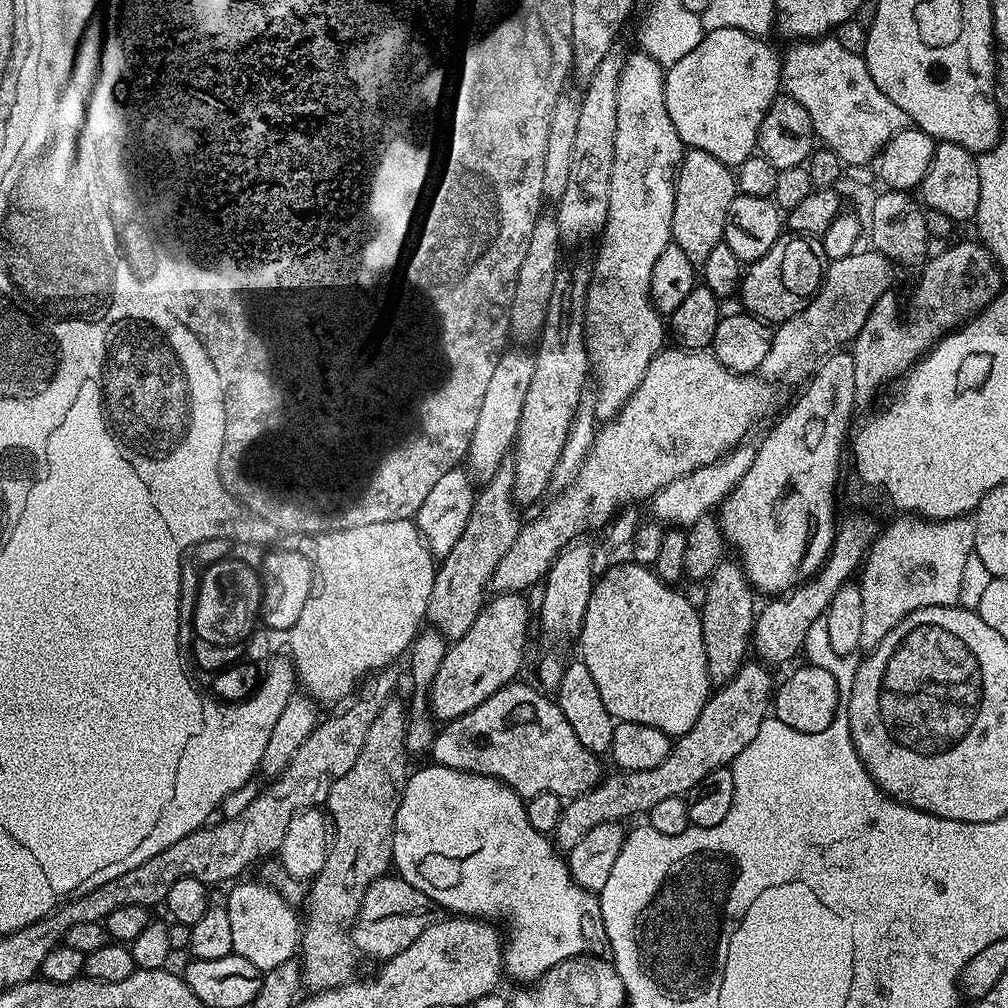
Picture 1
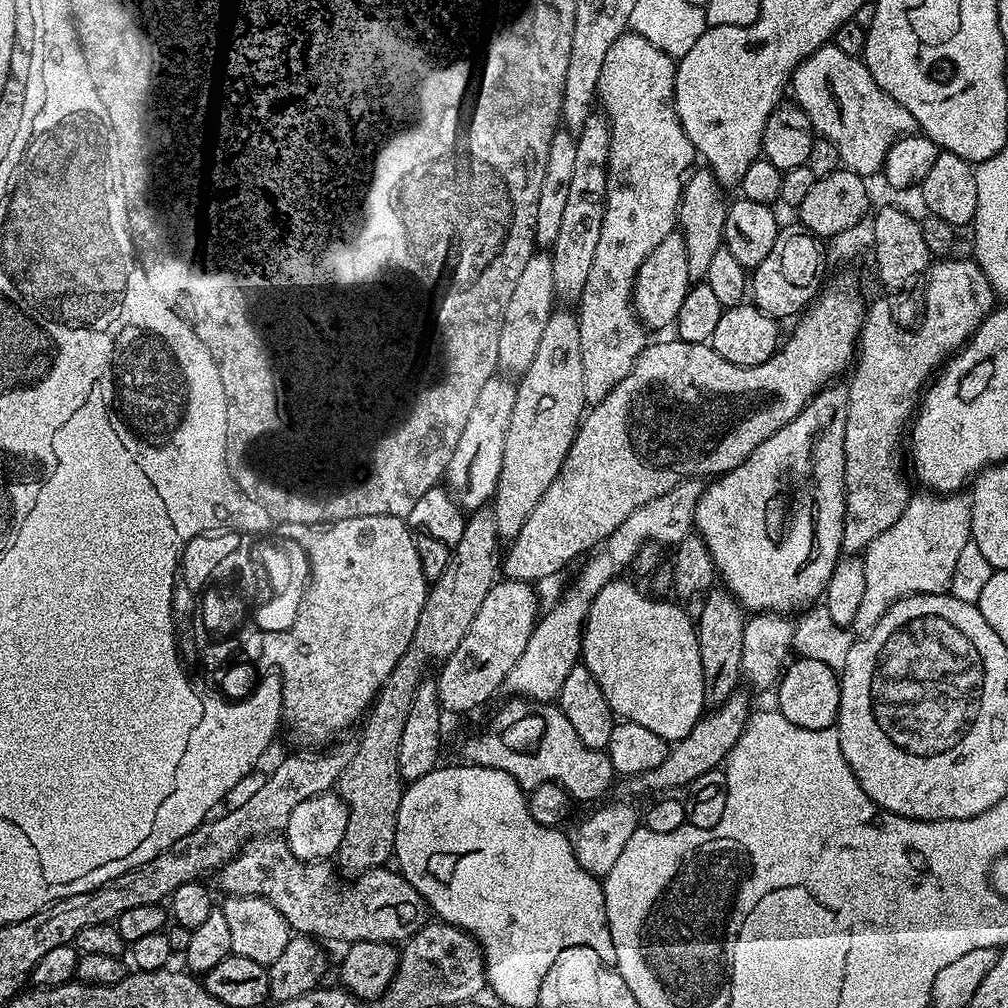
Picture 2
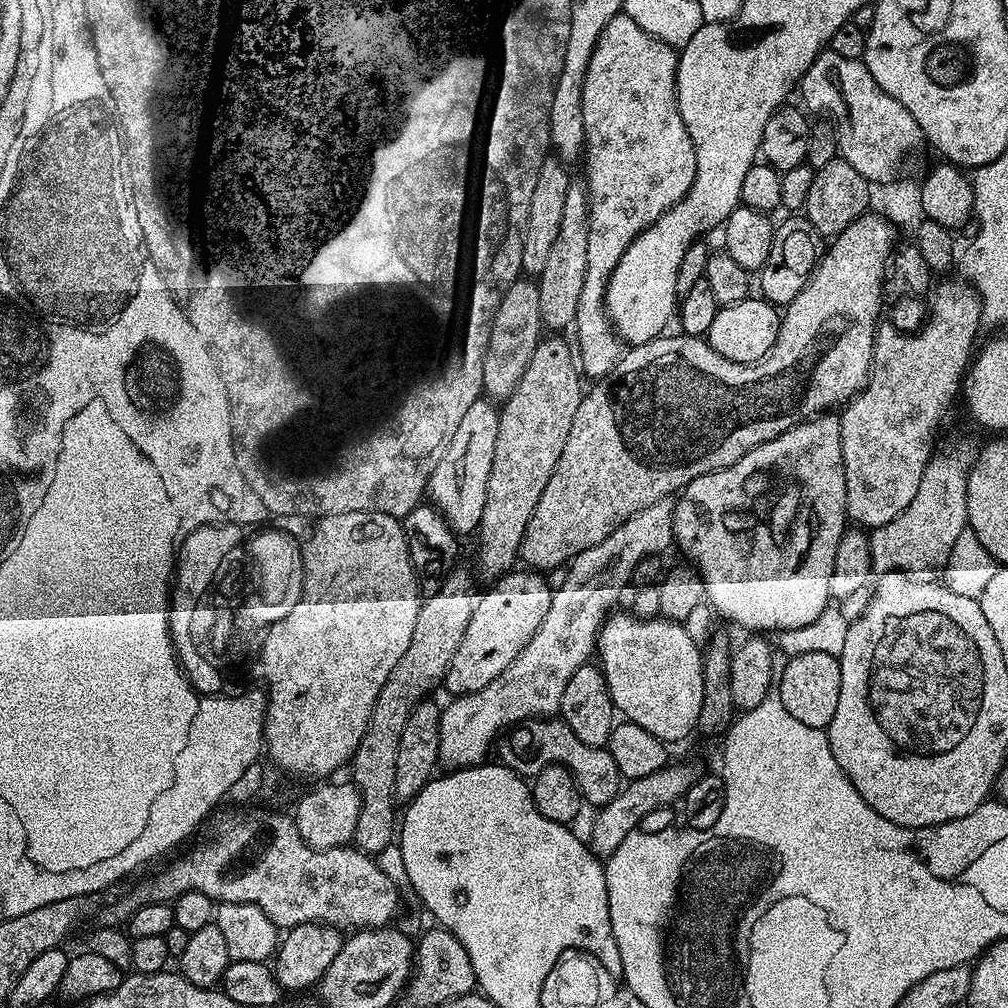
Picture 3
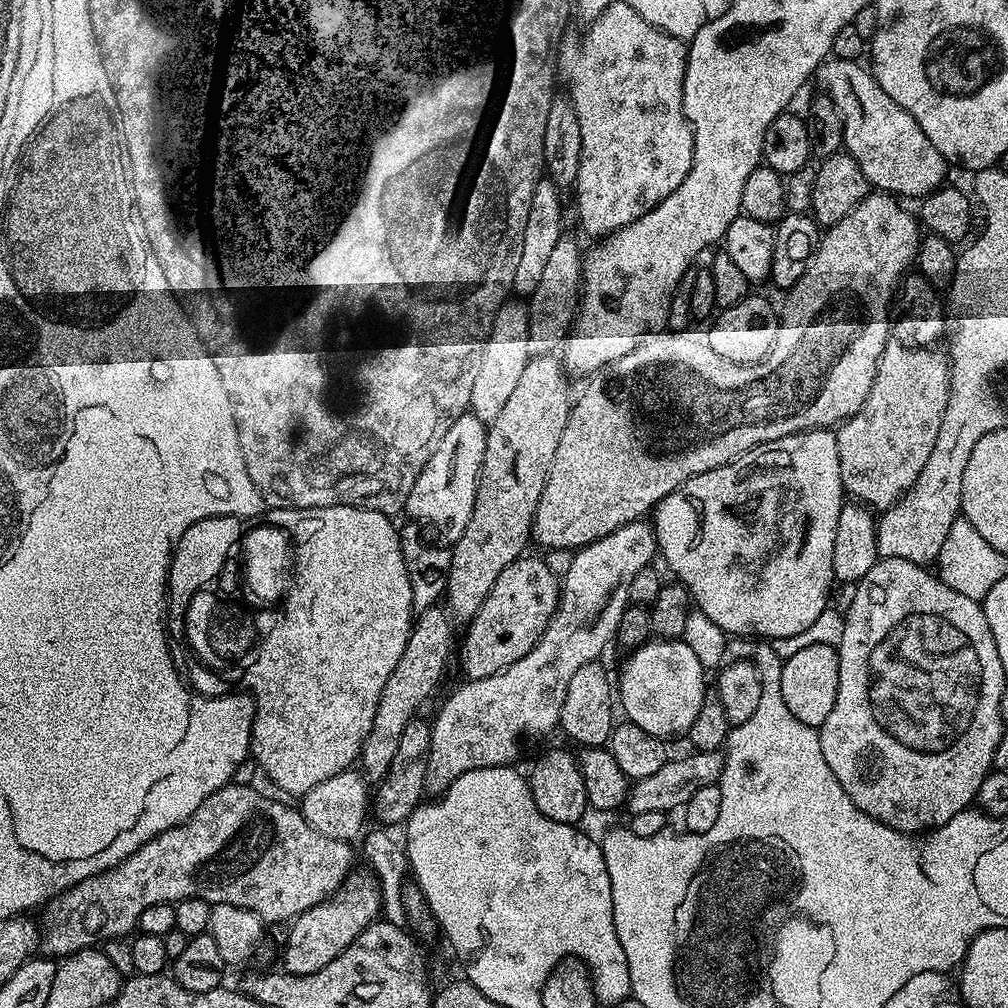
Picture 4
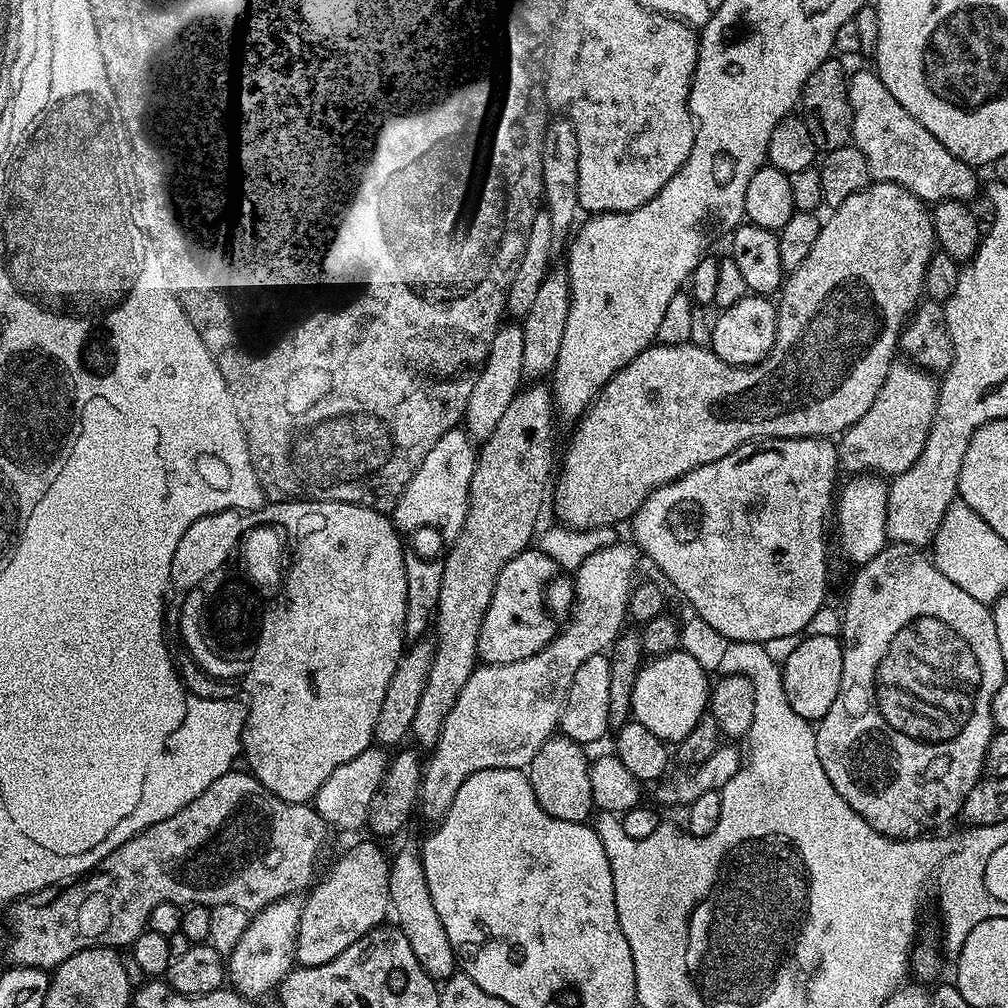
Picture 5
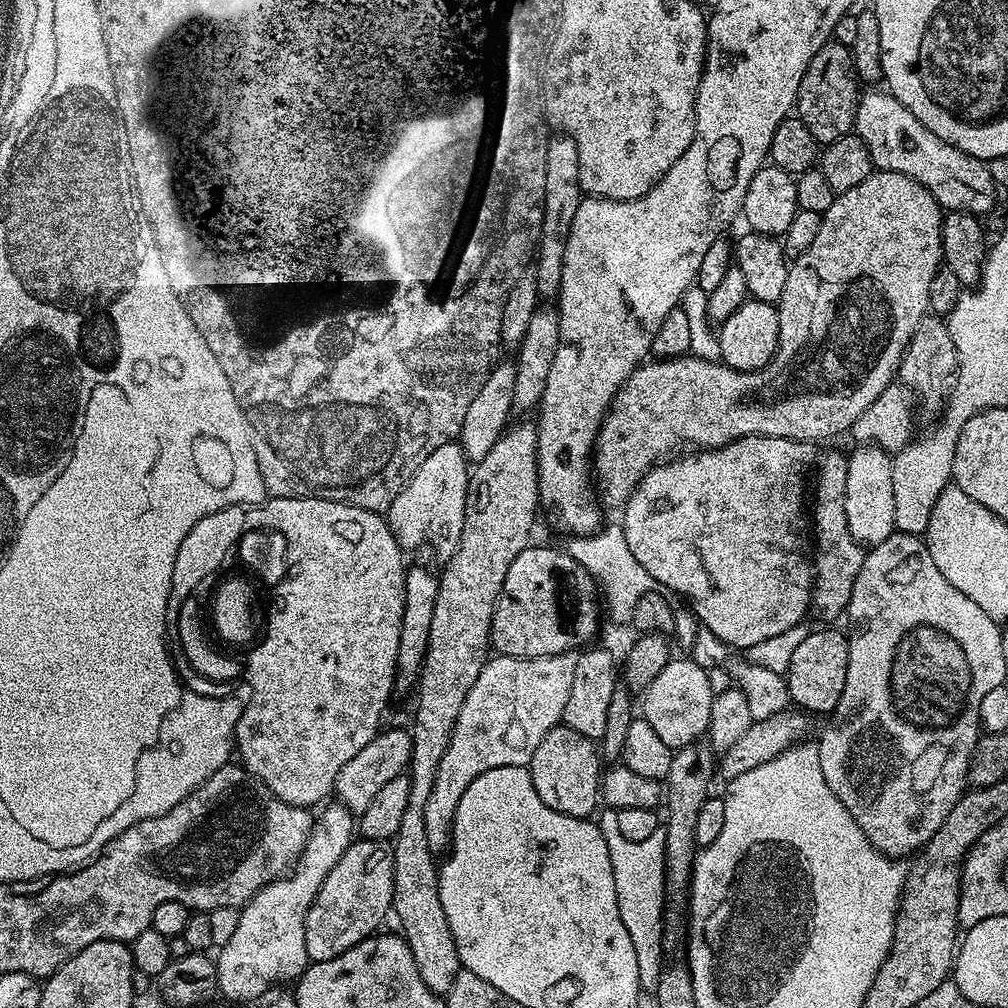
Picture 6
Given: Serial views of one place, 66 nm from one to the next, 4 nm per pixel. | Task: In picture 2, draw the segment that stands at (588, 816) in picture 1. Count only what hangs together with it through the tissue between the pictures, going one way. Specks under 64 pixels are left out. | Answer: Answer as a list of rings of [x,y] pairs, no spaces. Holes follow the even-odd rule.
[[[738,690],[726,702],[719,704],[717,708],[705,711],[699,722],[686,734],[686,738],[675,741],[668,749],[666,762],[662,766],[654,766],[646,774],[629,779],[628,788],[632,792],[656,792],[652,794],[668,794],[671,788],[687,789],[694,778],[698,778],[707,772],[715,772],[727,761],[734,742],[742,734],[742,730],[748,725],[750,707],[748,700],[743,696],[743,691]]]

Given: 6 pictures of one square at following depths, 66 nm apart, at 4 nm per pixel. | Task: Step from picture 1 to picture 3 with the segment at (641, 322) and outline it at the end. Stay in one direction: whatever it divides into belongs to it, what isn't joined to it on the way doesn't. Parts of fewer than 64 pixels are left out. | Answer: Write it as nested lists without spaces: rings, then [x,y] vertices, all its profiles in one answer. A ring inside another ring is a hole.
[[[623,14],[604,27],[588,63],[582,94],[582,118],[586,122],[584,178],[588,185],[590,243],[586,249],[586,282],[582,282],[574,325],[578,364],[585,377],[607,376],[619,364],[622,355],[622,341],[604,306],[608,279],[629,246],[688,193],[696,177],[696,147],[686,130],[686,122],[682,122],[676,97],[677,63],[678,52],[673,45],[646,34],[634,18]]]

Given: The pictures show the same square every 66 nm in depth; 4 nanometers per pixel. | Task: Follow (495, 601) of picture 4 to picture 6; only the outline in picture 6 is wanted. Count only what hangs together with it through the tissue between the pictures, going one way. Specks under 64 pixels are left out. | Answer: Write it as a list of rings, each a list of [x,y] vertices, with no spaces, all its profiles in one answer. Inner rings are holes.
[[[535,546],[524,548],[522,554],[510,562],[510,570],[506,570],[506,580],[502,582],[492,615],[491,647],[499,655],[529,660],[587,645],[600,624],[592,587],[594,590],[588,571],[578,566],[567,551]]]

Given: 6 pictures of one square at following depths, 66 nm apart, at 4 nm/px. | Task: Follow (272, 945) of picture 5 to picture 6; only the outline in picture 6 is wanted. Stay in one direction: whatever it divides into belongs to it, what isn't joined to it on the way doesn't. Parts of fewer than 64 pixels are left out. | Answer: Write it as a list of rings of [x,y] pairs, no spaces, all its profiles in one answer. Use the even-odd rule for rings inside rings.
[[[339,802],[327,805],[321,816],[317,815],[314,827],[308,833],[308,841],[300,859],[279,880],[272,880],[254,898],[240,909],[238,926],[230,942],[219,945],[215,953],[218,992],[222,997],[244,1004],[247,1000],[267,997],[275,984],[295,981],[308,967],[306,954],[306,914],[326,882],[326,874],[334,870],[338,858],[354,839],[354,813]]]

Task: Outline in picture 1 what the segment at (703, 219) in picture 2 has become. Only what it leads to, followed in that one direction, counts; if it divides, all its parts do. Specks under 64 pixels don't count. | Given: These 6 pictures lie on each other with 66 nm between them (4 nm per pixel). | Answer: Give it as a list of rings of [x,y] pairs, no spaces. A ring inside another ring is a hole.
[[[689,147],[676,170],[674,190],[674,218],[672,219],[672,244],[690,258],[694,266],[703,266],[710,250],[724,239],[726,214],[730,202],[738,195],[736,172],[729,165],[718,162],[714,154]]]

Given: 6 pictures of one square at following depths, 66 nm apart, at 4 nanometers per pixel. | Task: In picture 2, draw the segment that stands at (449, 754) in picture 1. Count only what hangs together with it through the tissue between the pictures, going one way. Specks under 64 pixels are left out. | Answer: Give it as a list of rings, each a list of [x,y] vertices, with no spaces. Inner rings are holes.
[[[508,698],[493,714],[492,724],[465,738],[460,752],[467,763],[506,770],[525,790],[543,784],[560,784],[576,802],[603,801],[612,788],[612,779],[618,776],[607,751],[586,746],[560,707],[542,700]]]

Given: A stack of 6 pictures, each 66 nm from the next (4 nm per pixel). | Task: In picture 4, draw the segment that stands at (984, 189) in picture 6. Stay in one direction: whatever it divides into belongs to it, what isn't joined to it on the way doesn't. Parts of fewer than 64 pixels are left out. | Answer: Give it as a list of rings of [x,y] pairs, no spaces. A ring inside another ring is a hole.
[[[829,58],[820,65],[818,81],[823,91],[834,102],[834,106],[840,111],[842,126],[844,127],[844,148],[862,166],[862,174],[866,174],[869,185],[873,189],[884,194],[891,194],[897,198],[904,196],[916,196],[923,198],[929,196],[934,189],[941,187],[945,183],[944,175],[950,171],[950,165],[938,150],[934,150],[934,142],[922,134],[918,122],[914,122],[911,112],[902,110],[882,86],[878,86],[875,76],[867,67],[863,68],[863,63],[855,60],[846,61]]]

